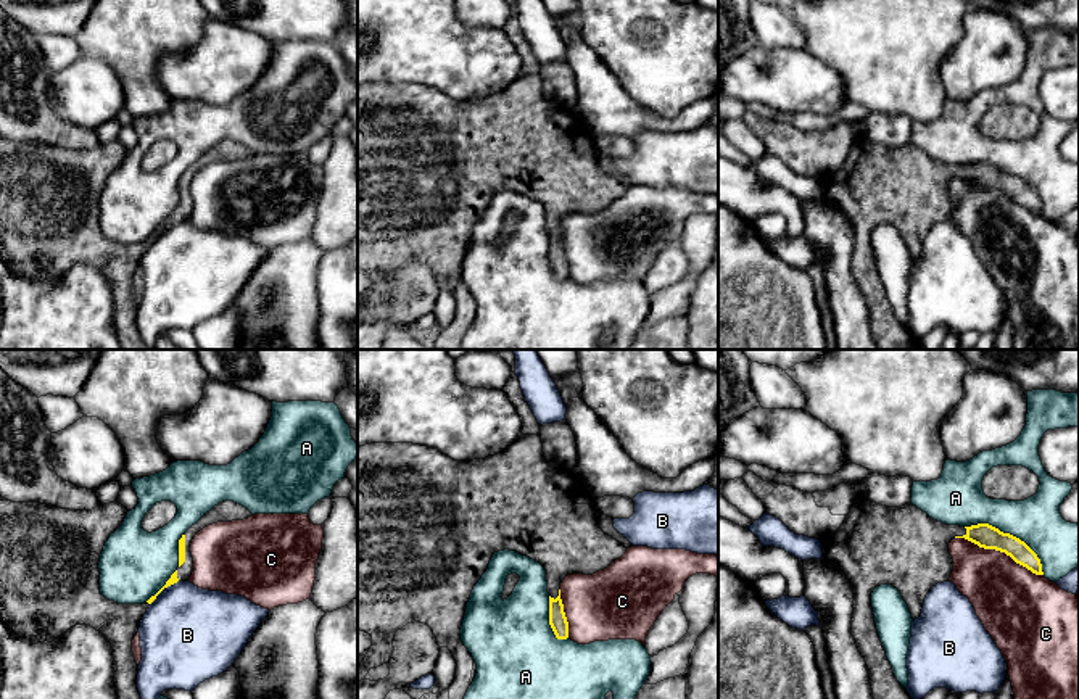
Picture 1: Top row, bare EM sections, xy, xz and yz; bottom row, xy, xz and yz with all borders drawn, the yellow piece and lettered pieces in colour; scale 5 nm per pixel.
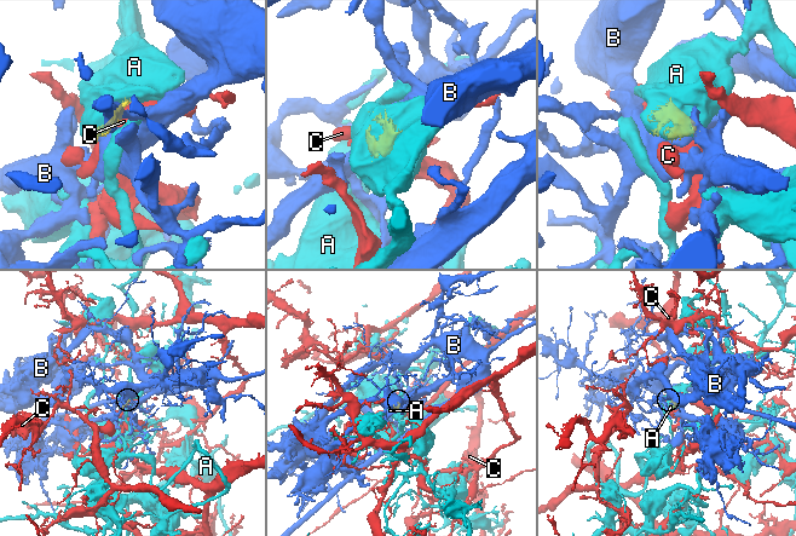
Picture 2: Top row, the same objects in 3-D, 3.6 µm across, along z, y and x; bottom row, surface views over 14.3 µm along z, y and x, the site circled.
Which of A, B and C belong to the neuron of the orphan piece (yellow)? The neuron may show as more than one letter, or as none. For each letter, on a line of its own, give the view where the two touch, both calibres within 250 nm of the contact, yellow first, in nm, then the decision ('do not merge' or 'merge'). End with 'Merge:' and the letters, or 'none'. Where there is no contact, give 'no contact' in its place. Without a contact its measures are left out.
A: yz | 120/240 nm | do not merge
B: xy | 40/460 nm | do not merge
C: yz | 120/340 nm | do not merge
Merge: none

